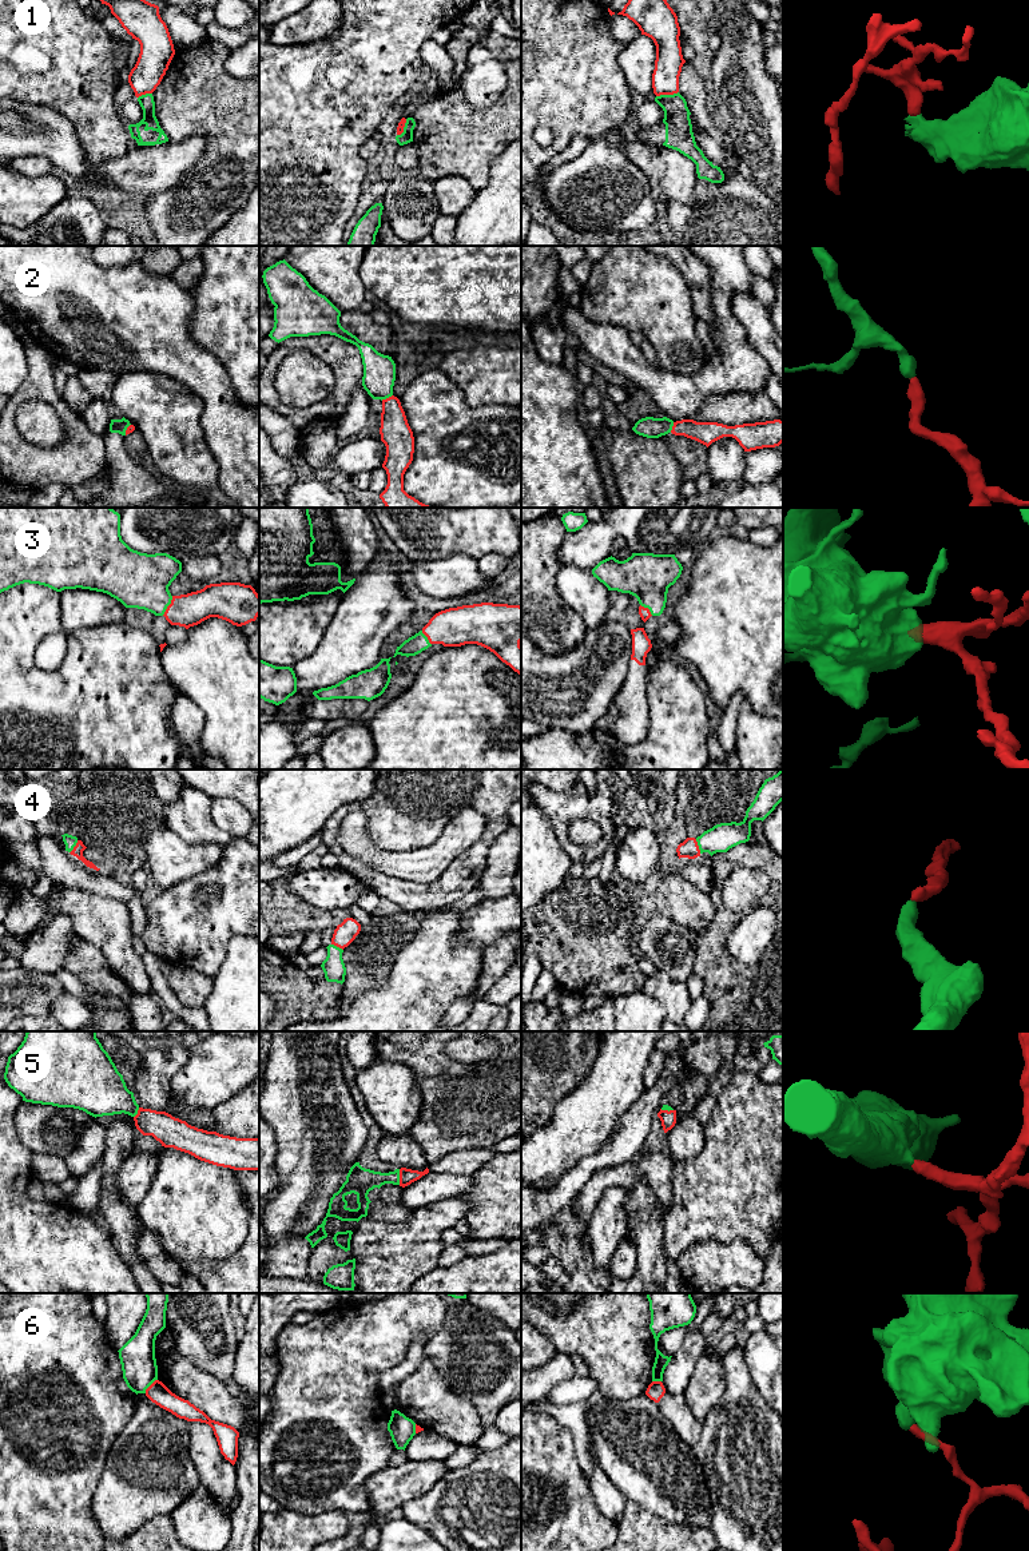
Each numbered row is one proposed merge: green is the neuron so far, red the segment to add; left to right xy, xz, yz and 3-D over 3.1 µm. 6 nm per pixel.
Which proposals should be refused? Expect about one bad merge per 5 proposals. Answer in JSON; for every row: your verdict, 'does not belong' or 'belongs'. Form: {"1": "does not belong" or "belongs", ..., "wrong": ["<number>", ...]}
{"1": "does not belong", "2": "belongs", "3": "belongs", "4": "belongs", "5": "belongs", "6": "does not belong", "wrong": ["1", "6"]}

